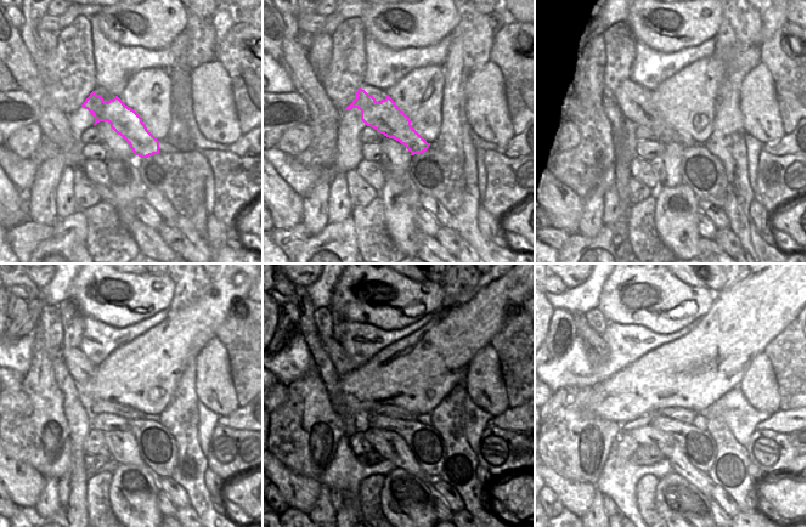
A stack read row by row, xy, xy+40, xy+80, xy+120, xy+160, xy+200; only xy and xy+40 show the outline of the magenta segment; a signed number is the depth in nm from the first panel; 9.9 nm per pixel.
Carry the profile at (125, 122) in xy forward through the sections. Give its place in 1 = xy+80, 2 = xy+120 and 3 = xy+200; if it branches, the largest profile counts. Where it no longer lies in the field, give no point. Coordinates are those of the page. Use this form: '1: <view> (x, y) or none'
1: xy+80 (645, 113)
2: xy+120 (80, 368)
3: xy+200 (583, 329)

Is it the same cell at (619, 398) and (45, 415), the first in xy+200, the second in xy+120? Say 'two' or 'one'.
two

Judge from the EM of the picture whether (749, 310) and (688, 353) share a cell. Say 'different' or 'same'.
same

